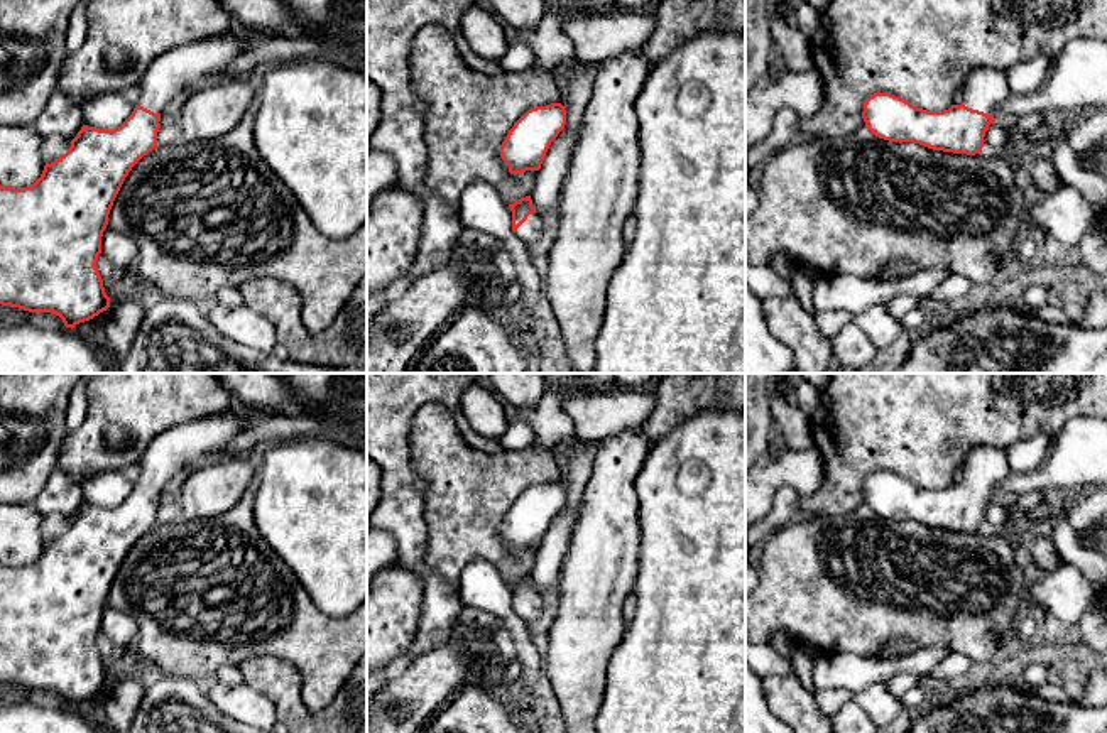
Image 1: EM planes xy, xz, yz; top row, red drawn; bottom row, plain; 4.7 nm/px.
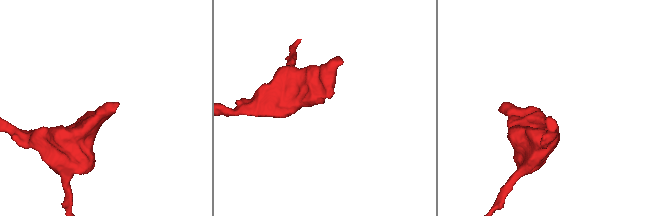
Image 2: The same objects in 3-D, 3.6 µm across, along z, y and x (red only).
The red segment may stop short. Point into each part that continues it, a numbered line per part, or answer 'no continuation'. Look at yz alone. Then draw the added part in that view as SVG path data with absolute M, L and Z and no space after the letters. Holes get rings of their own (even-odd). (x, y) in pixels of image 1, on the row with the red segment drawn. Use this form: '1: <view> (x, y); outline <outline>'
1: yz (982, 88); outline M992 68L972 69L962 81L963 105L984 111L994 113L997 103L1011 96L1006 73Z

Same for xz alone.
1: xz (531, 232); outline M532 213L517 228L515 235L531 248L536 250L537 243L544 238L546 225L544 216Z

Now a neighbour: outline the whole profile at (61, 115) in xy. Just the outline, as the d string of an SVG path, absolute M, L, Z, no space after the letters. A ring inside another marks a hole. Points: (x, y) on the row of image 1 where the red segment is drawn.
M56 90L46 108L34 122L34 128L42 135L61 135L73 140L85 125L81 105Z

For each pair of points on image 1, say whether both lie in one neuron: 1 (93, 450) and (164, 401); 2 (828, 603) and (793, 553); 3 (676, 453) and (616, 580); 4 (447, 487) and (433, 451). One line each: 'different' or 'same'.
1: same
2: same
3: different
4: same

